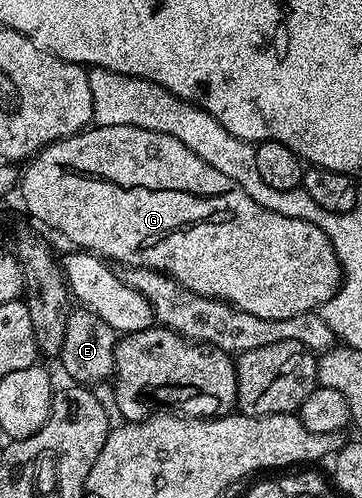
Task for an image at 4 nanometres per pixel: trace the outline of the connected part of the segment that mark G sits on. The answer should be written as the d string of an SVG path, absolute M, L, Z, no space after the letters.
M93 125L77 135L68 135L65 139L50 143L40 153L32 156L27 166L29 168L22 170L19 175L19 192L21 191L21 199L25 202L26 209L39 222L54 227L61 235L66 235L74 243L74 248L100 255L106 261L121 263L120 265L125 267L151 267L154 271L164 271L166 275L173 276L195 293L208 295L210 299L222 299L247 313L255 313L255 317L268 319L286 319L299 313L317 311L341 288L341 262L337 260L333 243L327 233L319 229L319 225L303 221L299 217L283 217L283 213L271 213L271 209L263 209L263 205L251 201L251 197L240 185L231 181L231 177L219 173L219 169L211 169L211 165L207 165L203 157L199 157L191 149L187 149L183 141L167 133L139 129L135 125Z

